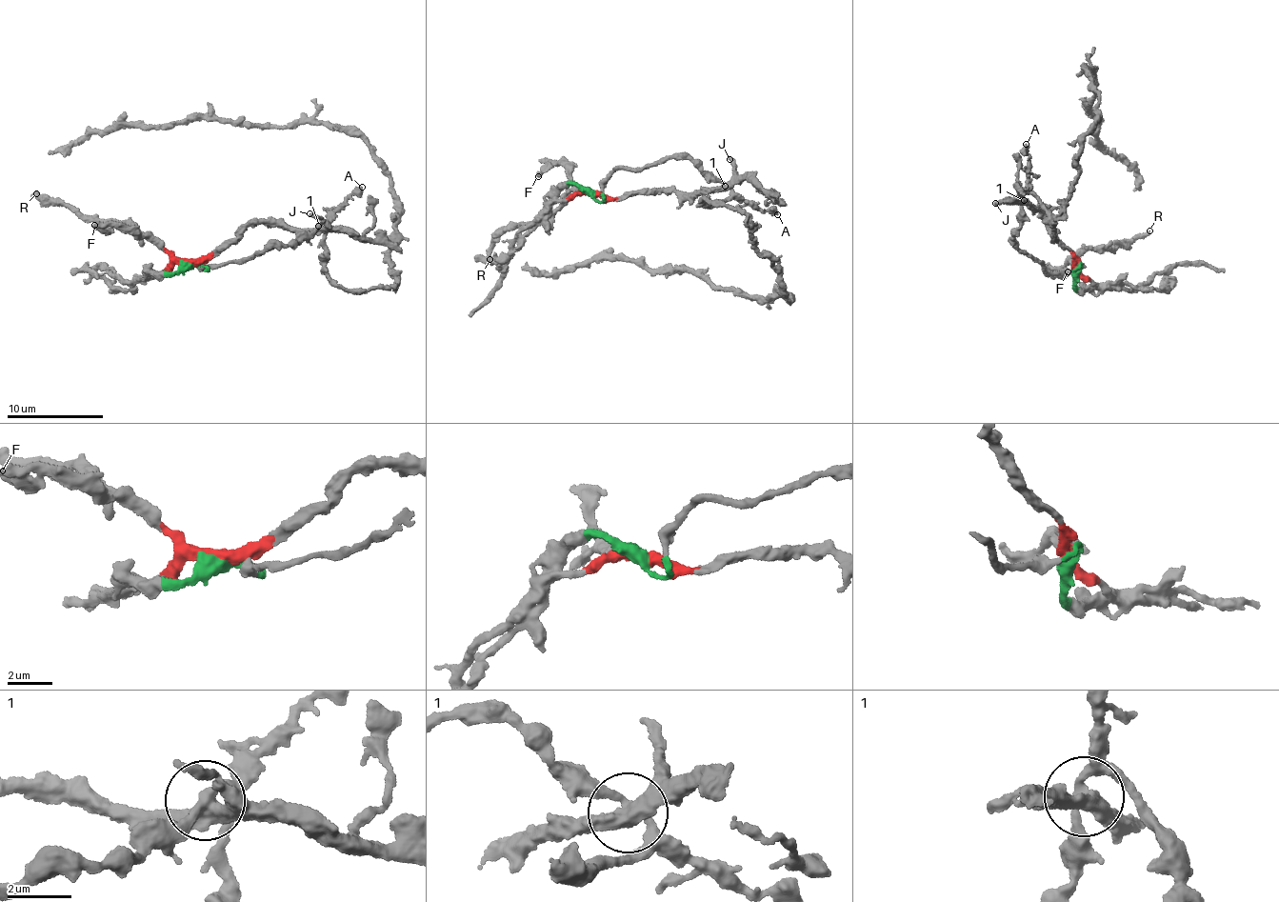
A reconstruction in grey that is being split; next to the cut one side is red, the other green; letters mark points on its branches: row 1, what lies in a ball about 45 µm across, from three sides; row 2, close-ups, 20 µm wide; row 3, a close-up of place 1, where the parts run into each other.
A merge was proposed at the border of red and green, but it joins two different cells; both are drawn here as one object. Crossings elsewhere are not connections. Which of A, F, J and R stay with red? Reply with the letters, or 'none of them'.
F, J, R

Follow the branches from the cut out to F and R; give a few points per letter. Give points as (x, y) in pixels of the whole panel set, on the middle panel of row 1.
F: (591, 193), (584, 194), (574, 186), (571, 172), (563, 165), (540, 169), (537, 176)
R: (591, 193), (582, 194), (571, 190), (561, 198), (557, 209), (549, 210), (546, 217), (500, 231), (489, 260)

